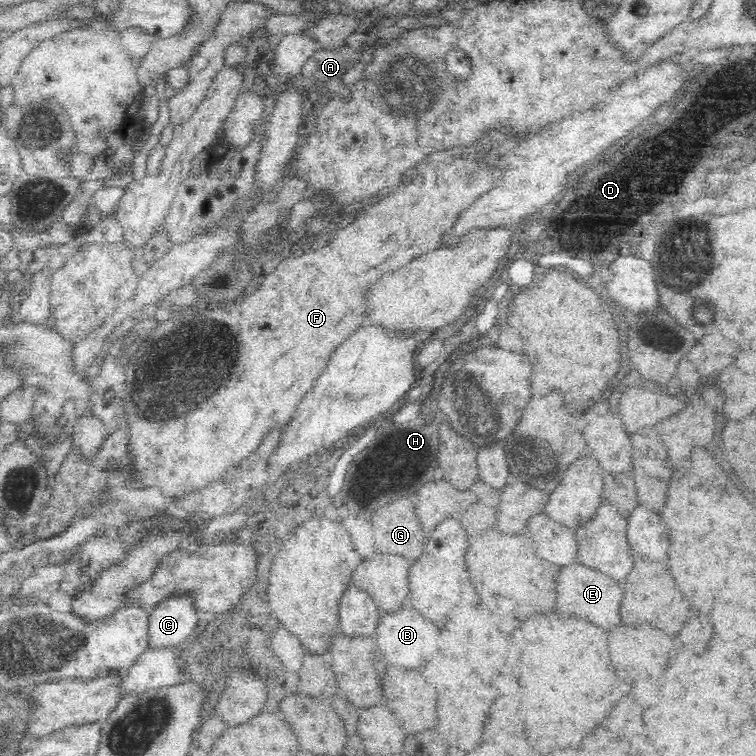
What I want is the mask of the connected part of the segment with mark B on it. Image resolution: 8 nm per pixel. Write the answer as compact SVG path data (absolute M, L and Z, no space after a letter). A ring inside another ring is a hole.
M412 608L386 612L378 618L378 626L376 626L376 642L380 646L380 652L386 656L386 660L392 664L410 666L410 668L424 666L424 660L428 660L430 654L436 652L436 646L440 640L438 636L440 636L438 628ZM426 652L428 652L428 656L426 656Z

